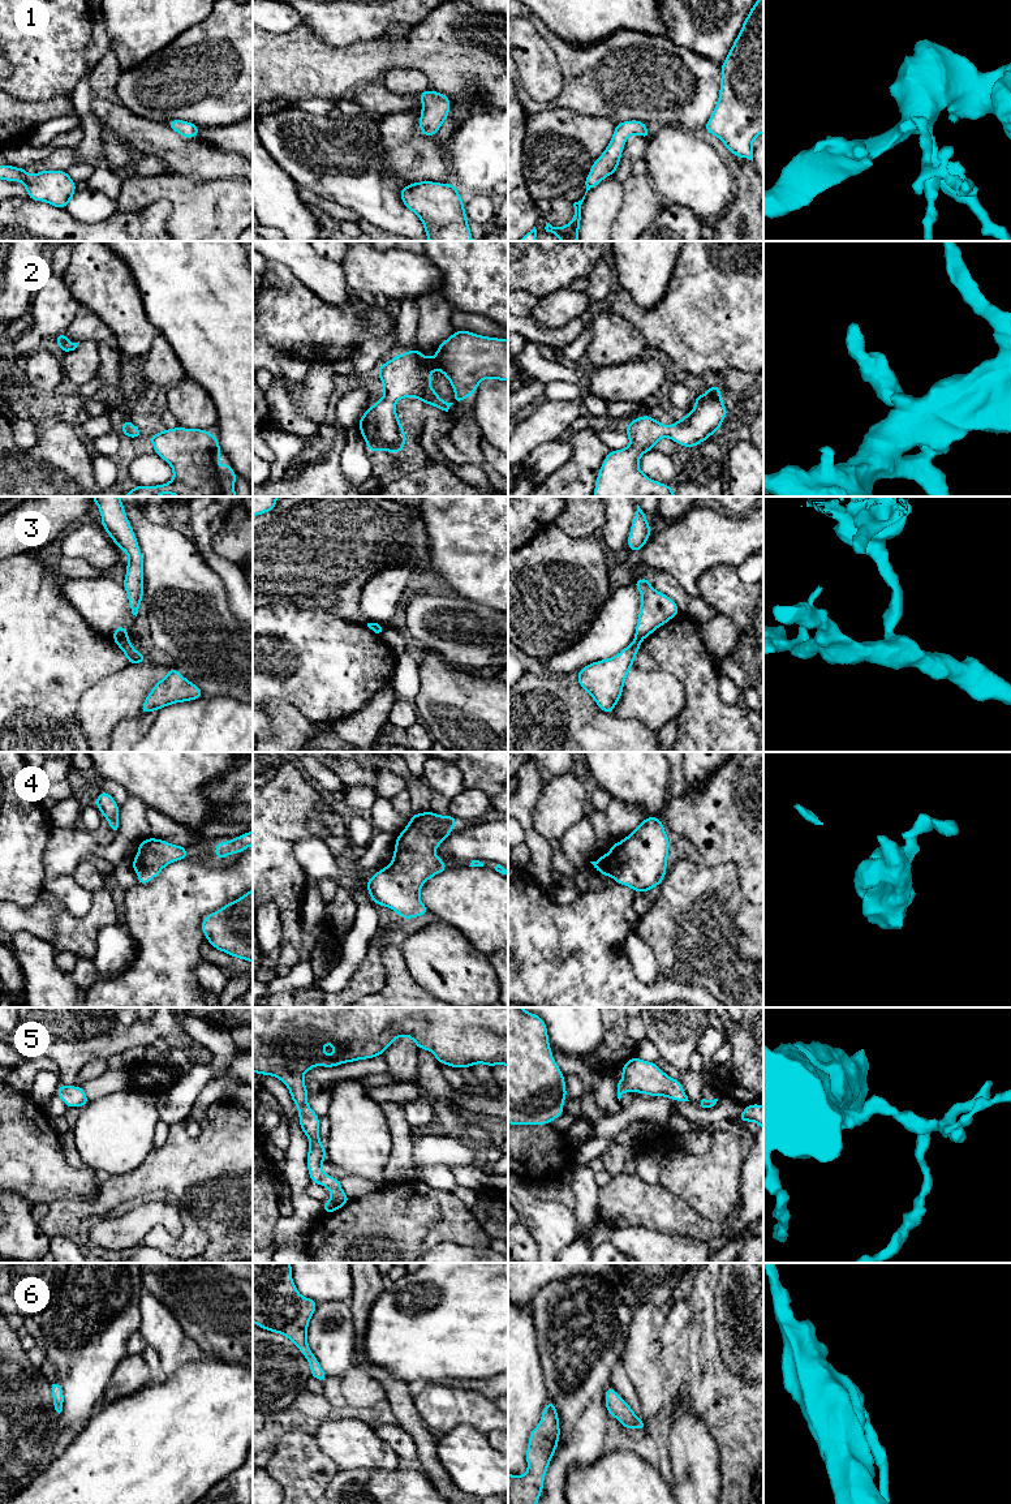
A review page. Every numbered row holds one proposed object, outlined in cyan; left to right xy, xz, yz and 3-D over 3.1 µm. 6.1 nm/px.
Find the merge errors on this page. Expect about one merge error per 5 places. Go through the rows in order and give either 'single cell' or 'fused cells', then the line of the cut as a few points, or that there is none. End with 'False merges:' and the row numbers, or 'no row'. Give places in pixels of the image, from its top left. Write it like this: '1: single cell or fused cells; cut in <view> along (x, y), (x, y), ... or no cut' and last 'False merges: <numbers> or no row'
1: single cell; no cut
2: single cell; no cut
3: fused cells; cut in xy along (127, 636), (113, 639)
4: single cell; no cut
5: single cell; no cut
6: single cell; no cut
False merges: 3

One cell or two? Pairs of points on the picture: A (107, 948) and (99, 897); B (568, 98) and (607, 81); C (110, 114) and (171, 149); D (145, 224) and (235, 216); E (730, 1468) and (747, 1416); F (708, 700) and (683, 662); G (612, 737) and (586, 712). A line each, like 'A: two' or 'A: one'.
A: two
B: one
C: one
D: two
E: one
F: one
G: one

